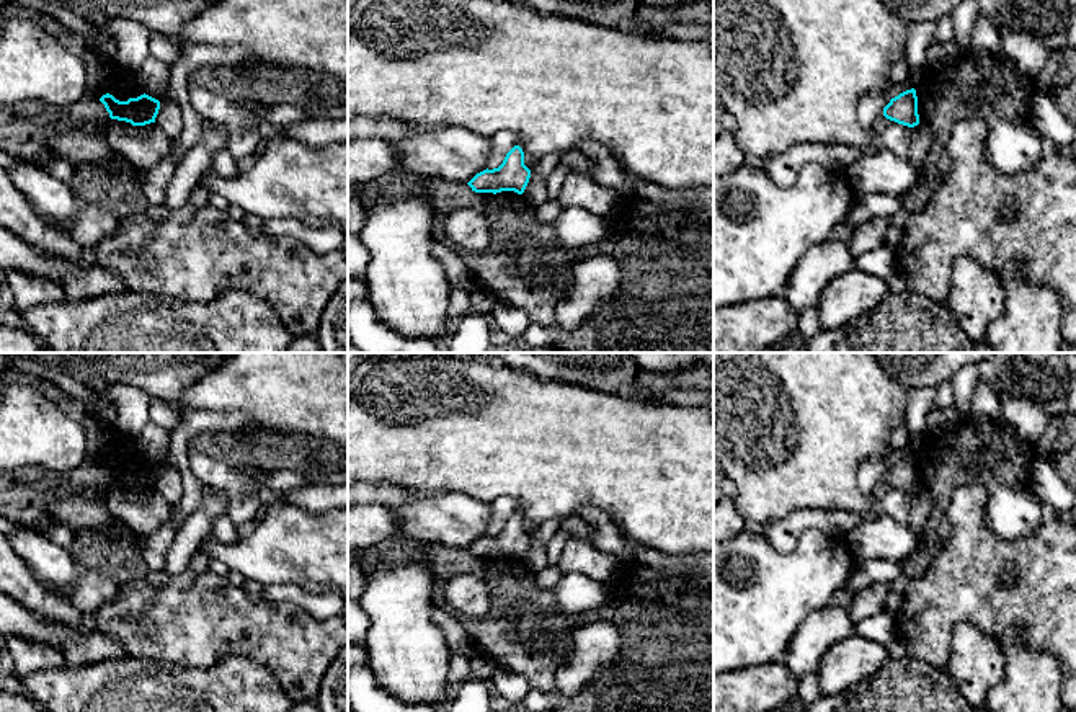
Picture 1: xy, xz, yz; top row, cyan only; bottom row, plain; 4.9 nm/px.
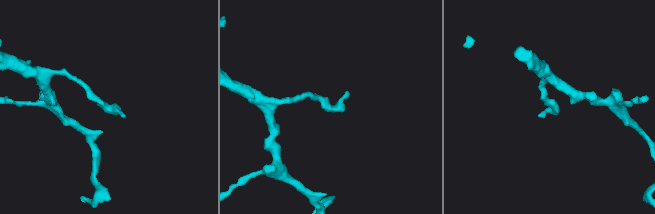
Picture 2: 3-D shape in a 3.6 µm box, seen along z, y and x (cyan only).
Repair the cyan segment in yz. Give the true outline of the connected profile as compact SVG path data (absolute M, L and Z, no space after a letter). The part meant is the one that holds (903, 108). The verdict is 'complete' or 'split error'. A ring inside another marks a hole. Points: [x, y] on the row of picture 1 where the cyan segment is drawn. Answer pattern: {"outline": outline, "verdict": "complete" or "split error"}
{"outline": "M911 88L891 98L890 103L883 108L883 116L908 127L918 126L919 114L916 90Z", "verdict": "complete"}

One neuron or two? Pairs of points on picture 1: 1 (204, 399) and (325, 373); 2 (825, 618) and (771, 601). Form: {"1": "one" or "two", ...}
{"1": "one", "2": "two"}

